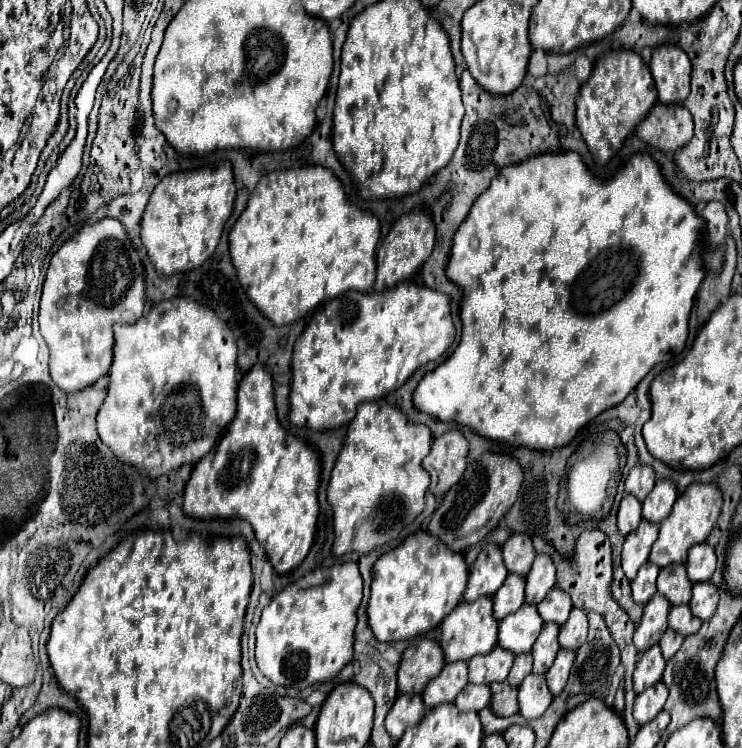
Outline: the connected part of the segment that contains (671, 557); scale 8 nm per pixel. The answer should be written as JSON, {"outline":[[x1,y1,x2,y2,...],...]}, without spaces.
{"outline":[[691,484,687,490,677,498,671,514,659,524,659,538,651,550,649,560,655,566,663,568,669,564,681,564,687,560,687,552,693,544,701,544,707,540,711,530,717,526,719,514,723,506,723,494,717,484]]}

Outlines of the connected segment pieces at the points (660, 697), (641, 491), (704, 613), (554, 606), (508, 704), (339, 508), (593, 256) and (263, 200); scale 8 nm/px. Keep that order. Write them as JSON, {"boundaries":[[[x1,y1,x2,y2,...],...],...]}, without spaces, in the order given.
{"boundaries":[[[657,682,655,686,647,688,645,692,637,694,635,698,635,708,633,708,633,716,639,724,647,724,651,722,665,706,665,700,667,700,667,686,663,682]],[[637,464,629,470,629,476,625,480,625,490,629,494,635,494,639,500,645,500,645,496,655,486,655,472,647,464]],[[701,582,693,586,693,598,689,602,693,614,701,620,709,620,719,604,719,590,713,582]],[[553,586,547,592,547,596,537,604,537,610,543,622,557,622,557,624,563,624,569,618,571,608,573,608,571,596,559,586]],[[499,682,495,686,491,686,491,710,497,716,511,716,515,712,519,712,519,702,517,702,517,688,511,686,509,682]],[[379,398,359,406,327,490,327,500,333,508,335,556,353,550,367,554,395,540,421,514,429,488,429,474,421,468,421,460,429,454,431,442,433,436,425,424,411,422,401,408,391,406,387,400]],[[545,152,529,158,527,162,503,168,491,186,473,202,469,216,459,226,453,238,453,250,447,264,447,276,463,288,461,322,463,334,455,352,435,370,427,372,415,394,413,404,417,410,441,420,471,426,479,436,489,440,525,446,529,450,553,450,573,440,573,436,603,410,623,402,641,378,659,362,667,362,685,348,687,320,693,308,695,294,705,278,703,264,687,264,699,250,705,238,705,222,697,216,691,202,675,194,663,178,659,164,643,152,637,152,623,164,611,178,601,180,593,176,577,152]],[[325,166,277,170,261,178,261,184,251,192,245,212,235,222,229,234,231,258,247,296,267,318,271,318,271,322,275,322,275,326,285,326,325,300,353,288,367,292,373,286,379,230,379,220,373,214,365,214,365,210,357,208,347,198,343,184,333,170]]]}

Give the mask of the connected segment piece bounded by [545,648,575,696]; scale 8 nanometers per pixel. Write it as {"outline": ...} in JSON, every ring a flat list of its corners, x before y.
{"outline":[[561,648,557,652,557,658,555,658,553,666,545,674,547,676,547,686,553,692,553,696,557,696,563,690,563,686,567,684,567,678,569,678,569,672,573,668,573,662,575,662,575,650]]}

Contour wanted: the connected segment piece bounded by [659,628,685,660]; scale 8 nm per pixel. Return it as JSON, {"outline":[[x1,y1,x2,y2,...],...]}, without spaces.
{"outline":[[669,628,669,630,661,636,661,642,659,642,661,652,663,652,663,658,669,660,669,658,671,658,671,656,681,648,683,640,685,640,685,636,681,636,679,632,675,632,675,630]]}

